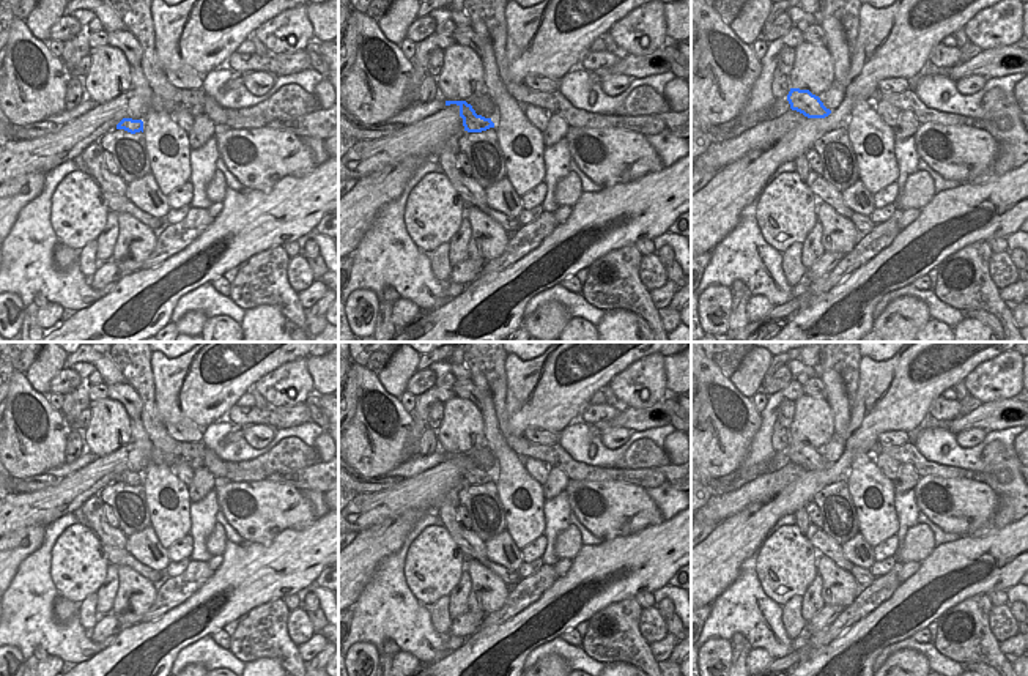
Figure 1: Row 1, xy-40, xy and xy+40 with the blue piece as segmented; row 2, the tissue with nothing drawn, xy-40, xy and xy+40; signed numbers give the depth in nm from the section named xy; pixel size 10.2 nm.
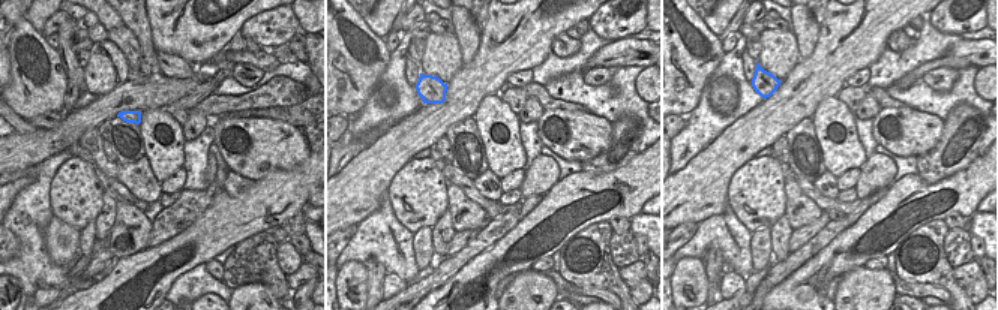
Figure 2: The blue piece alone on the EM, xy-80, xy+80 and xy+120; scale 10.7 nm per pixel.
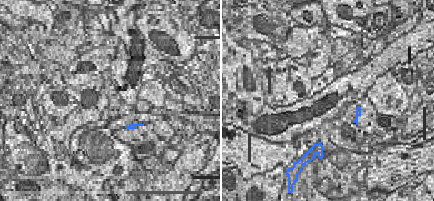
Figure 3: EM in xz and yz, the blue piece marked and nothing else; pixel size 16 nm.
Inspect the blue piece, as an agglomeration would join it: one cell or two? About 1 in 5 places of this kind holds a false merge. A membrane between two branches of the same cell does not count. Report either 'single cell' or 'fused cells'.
single cell

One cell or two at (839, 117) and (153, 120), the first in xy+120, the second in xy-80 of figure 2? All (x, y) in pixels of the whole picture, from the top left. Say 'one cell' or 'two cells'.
one cell

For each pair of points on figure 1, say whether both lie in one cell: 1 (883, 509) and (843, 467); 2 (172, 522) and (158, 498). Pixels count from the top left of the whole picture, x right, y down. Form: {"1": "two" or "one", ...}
{"1": "two", "2": "one"}

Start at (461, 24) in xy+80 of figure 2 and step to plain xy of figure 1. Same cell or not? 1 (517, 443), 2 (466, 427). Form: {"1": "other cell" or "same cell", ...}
{"1": "other cell", "2": "other cell"}

